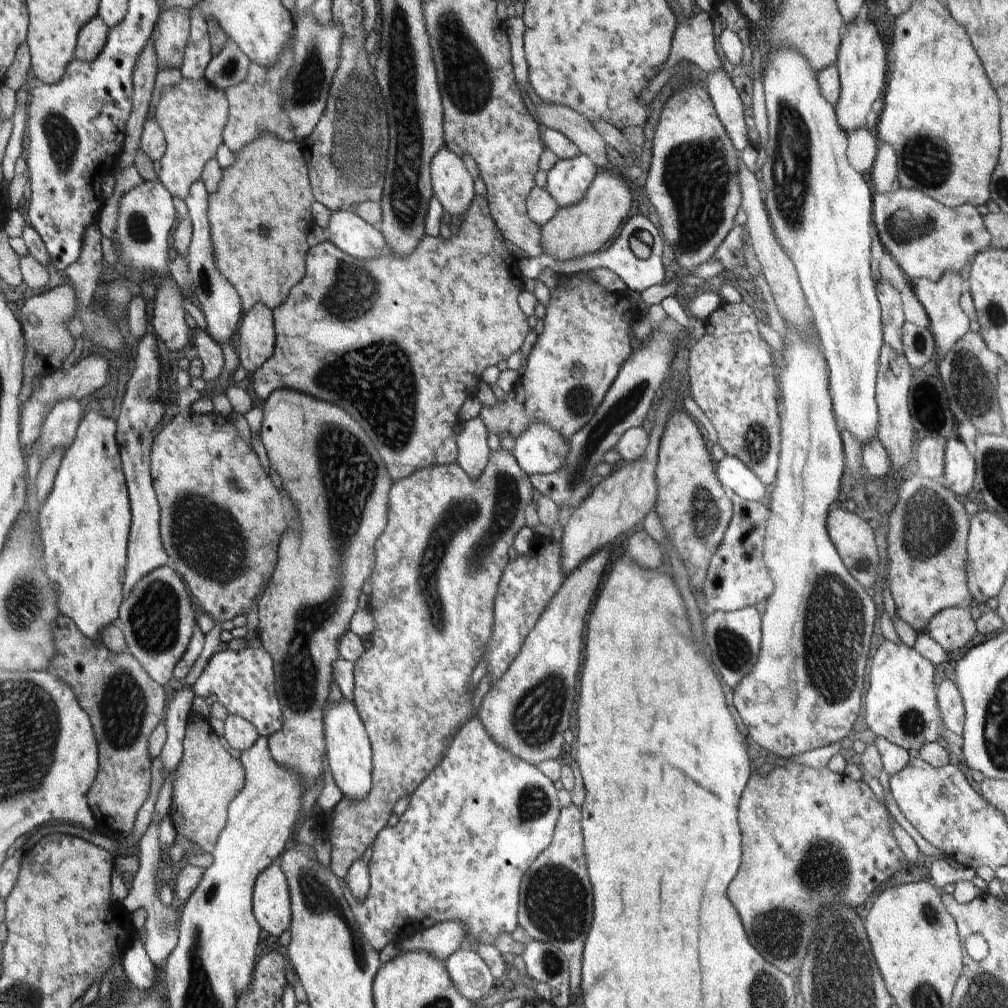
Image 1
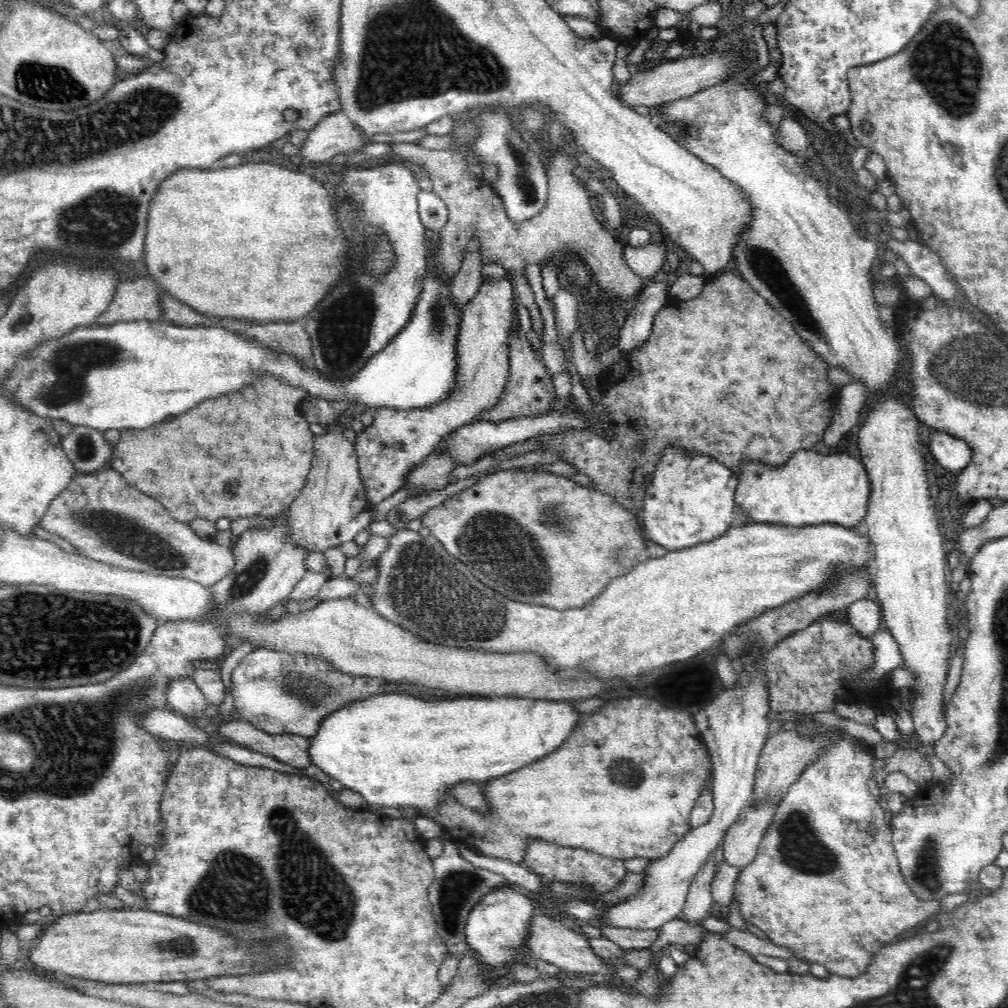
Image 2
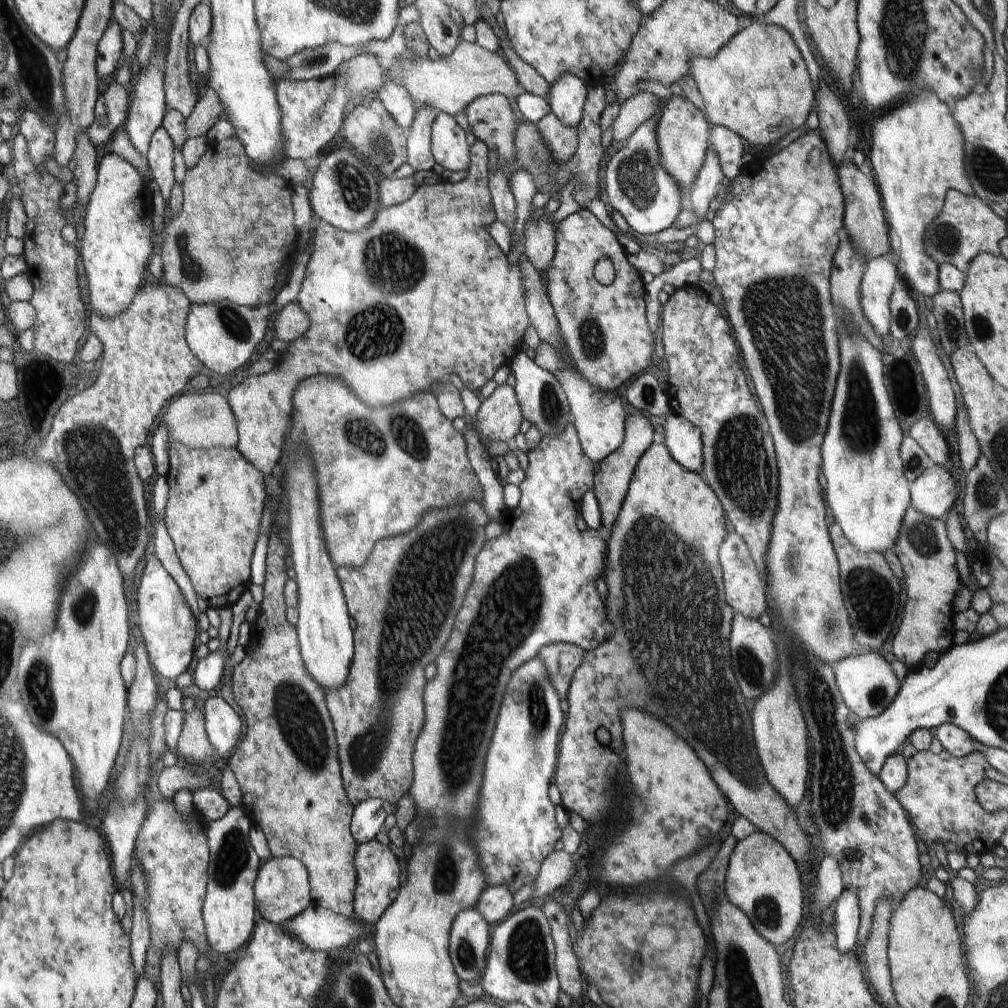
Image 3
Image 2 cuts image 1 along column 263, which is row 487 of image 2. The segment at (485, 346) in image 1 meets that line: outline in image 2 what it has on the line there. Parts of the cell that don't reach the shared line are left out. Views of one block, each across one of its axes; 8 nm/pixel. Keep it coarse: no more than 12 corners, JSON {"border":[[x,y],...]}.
{"border":[[508,275],[463,309],[457,383],[379,408],[354,448],[370,505],[499,401],[517,326]]}

